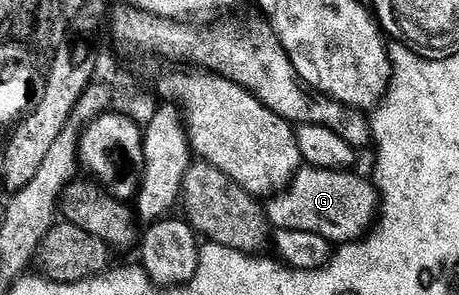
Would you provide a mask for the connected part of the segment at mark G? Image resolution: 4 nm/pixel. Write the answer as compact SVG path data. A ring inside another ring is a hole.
M304 165L295 173L290 186L266 203L268 222L275 230L293 229L297 232L316 233L332 244L358 242L376 225L381 214L381 195L370 177L362 178L355 173L346 170L319 170L316 166Z

